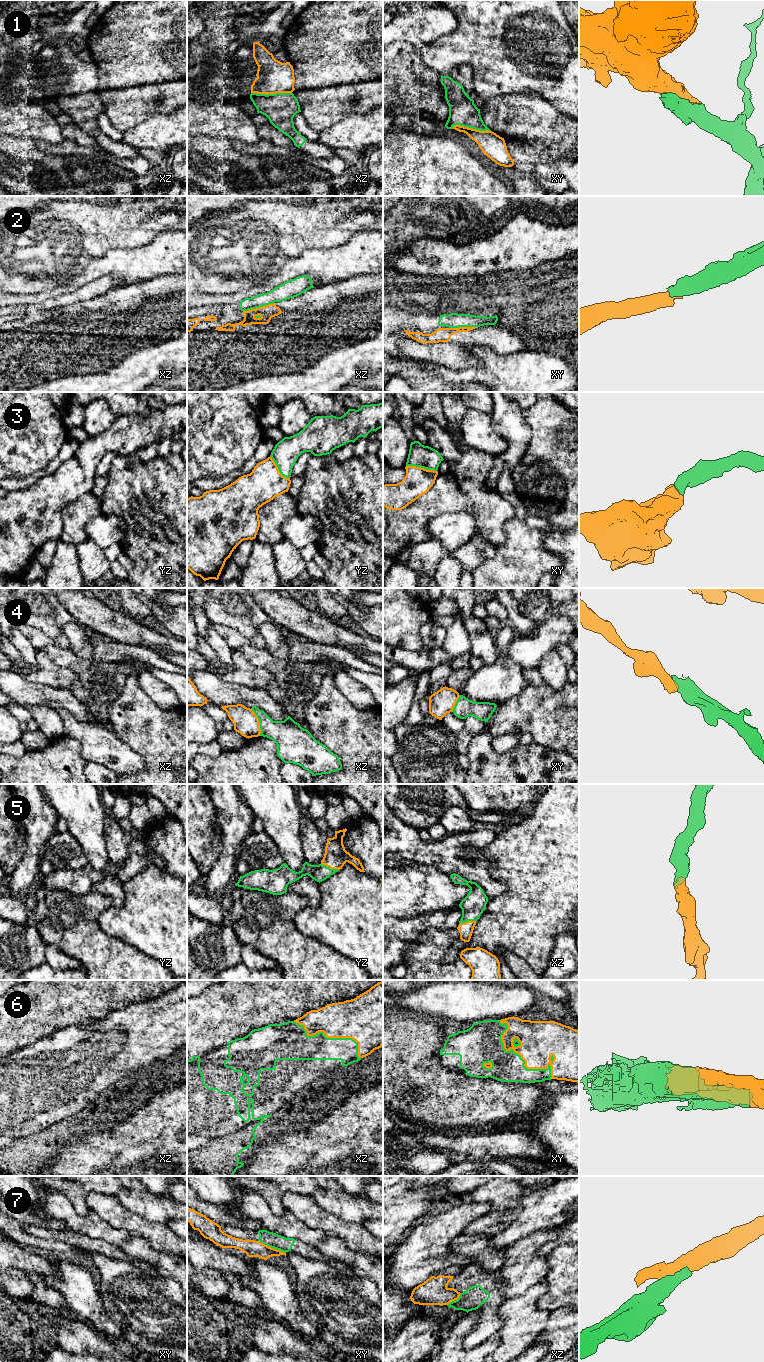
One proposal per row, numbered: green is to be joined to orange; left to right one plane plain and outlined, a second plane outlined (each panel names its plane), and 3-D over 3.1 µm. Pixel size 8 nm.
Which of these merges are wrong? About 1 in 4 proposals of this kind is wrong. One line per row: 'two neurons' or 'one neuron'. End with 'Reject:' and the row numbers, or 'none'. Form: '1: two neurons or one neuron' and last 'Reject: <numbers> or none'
1: one neuron
2: two neurons
3: one neuron
4: two neurons
5: one neuron
6: one neuron
7: two neurons
Reject: 2, 4, 7

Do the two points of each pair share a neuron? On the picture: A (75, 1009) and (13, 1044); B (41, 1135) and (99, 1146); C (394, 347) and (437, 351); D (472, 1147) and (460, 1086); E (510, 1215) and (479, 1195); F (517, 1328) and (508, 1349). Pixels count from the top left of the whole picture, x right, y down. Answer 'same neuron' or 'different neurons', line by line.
A: same neuron
B: different neurons
C: same neuron
D: different neurons
E: same neuron
F: same neuron

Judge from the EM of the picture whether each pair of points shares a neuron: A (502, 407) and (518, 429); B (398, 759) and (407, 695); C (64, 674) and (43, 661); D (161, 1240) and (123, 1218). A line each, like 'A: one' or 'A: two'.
A: one
B: two
C: one
D: one

